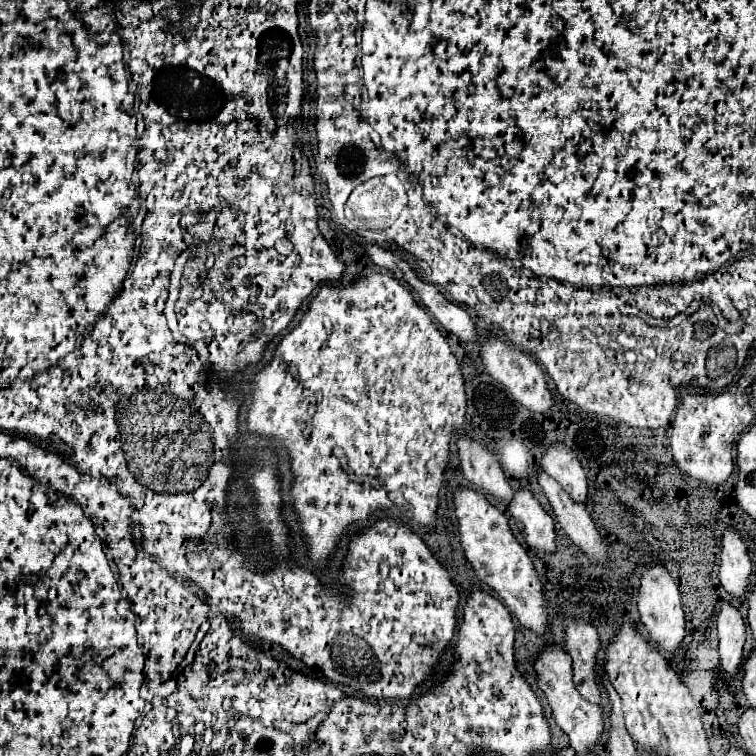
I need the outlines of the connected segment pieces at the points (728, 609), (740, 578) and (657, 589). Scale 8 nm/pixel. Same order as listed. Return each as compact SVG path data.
M727 601L721 603L717 615L717 631L719 631L721 665L729 675L735 675L743 661L743 643L745 643L745 623L735 605Z
M725 527L721 535L721 557L719 557L719 579L723 589L739 599L747 591L751 561L747 555L747 547L739 533L733 527Z
M653 565L647 571L643 571L643 575L639 577L637 607L639 607L641 623L649 639L653 639L665 651L673 651L681 645L685 637L685 619L683 619L683 609L681 609L681 597L677 591L677 583L669 575L665 565Z

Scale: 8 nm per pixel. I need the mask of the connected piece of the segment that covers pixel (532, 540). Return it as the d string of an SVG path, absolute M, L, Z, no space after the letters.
M517 489L513 499L507 503L507 511L515 521L521 521L521 535L529 547L541 551L555 551L555 529L553 517L539 505L529 489Z

